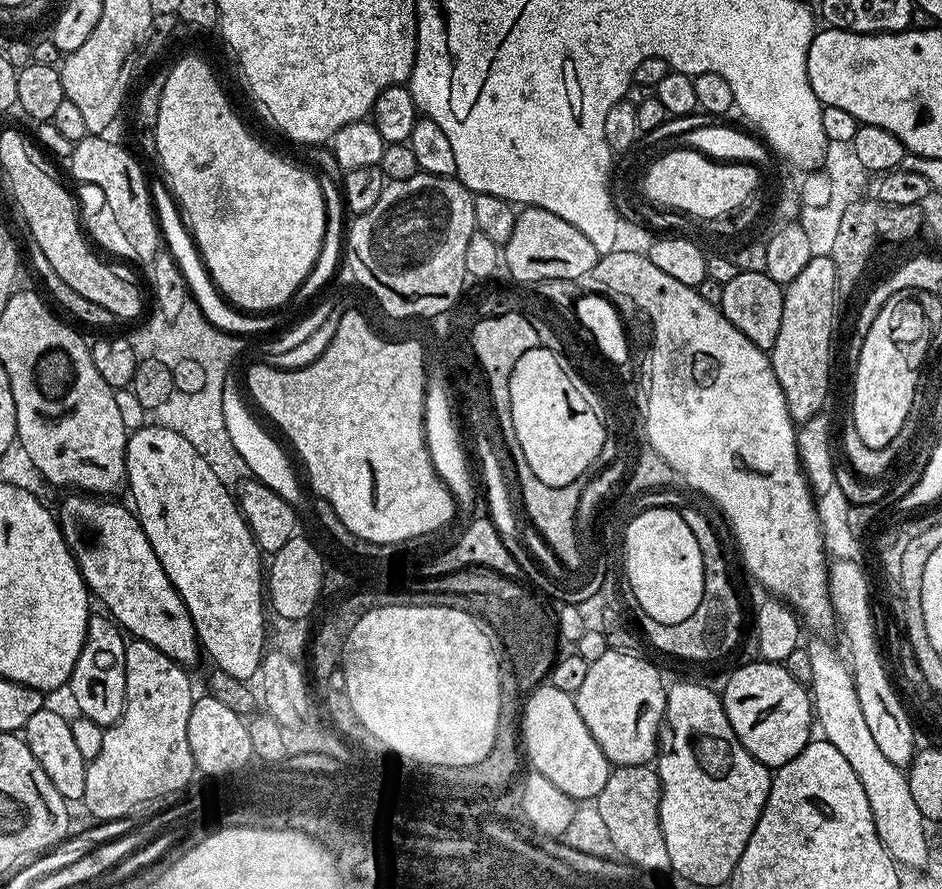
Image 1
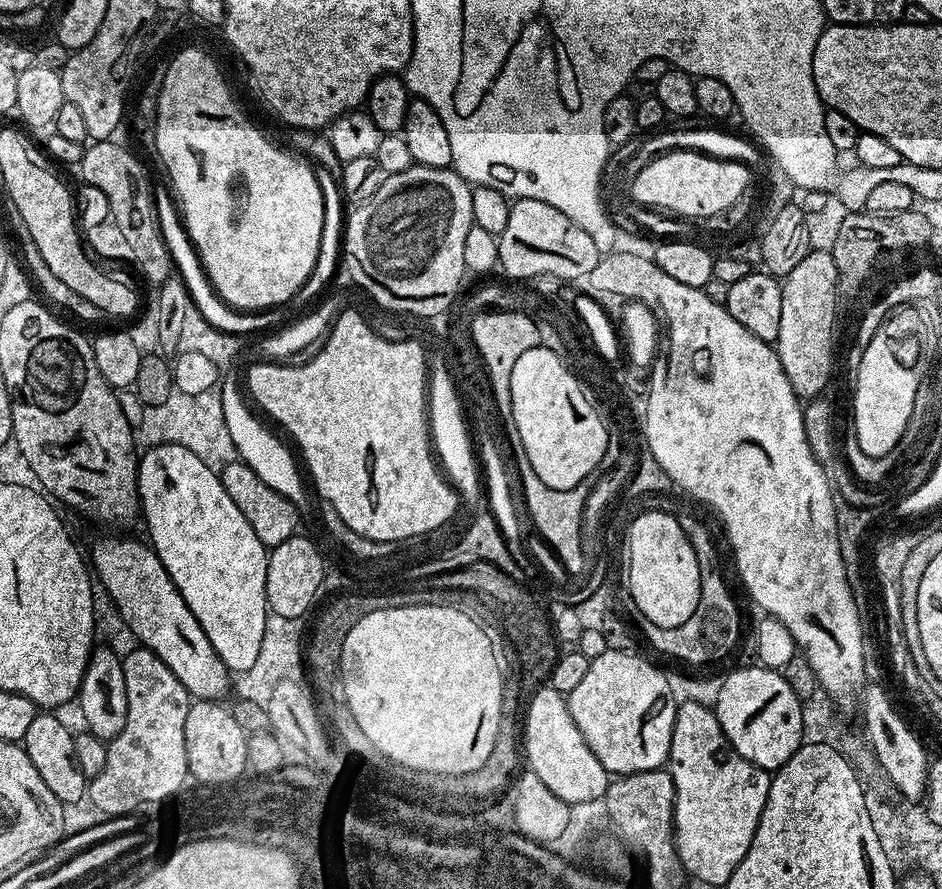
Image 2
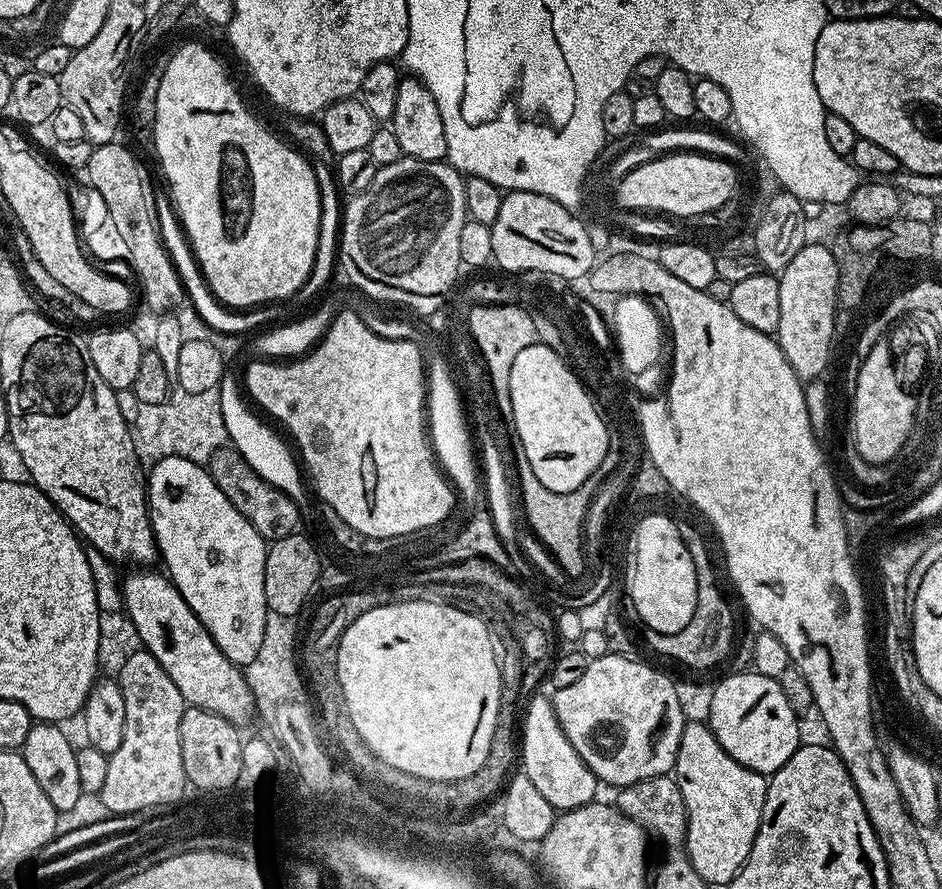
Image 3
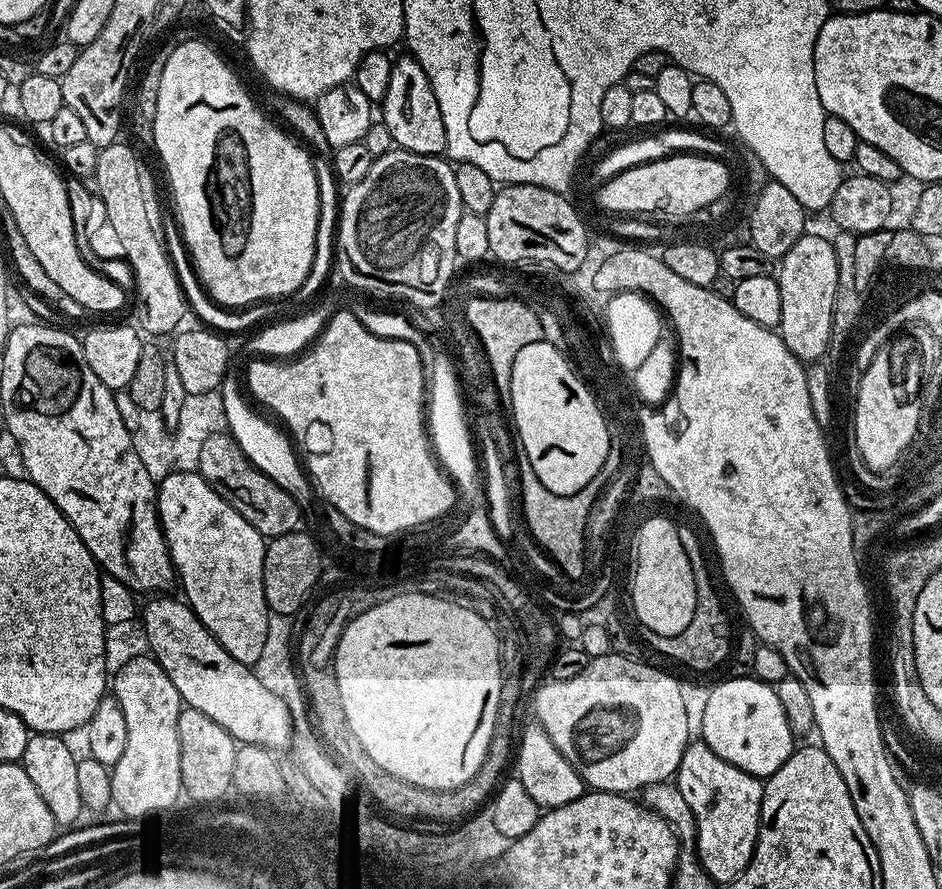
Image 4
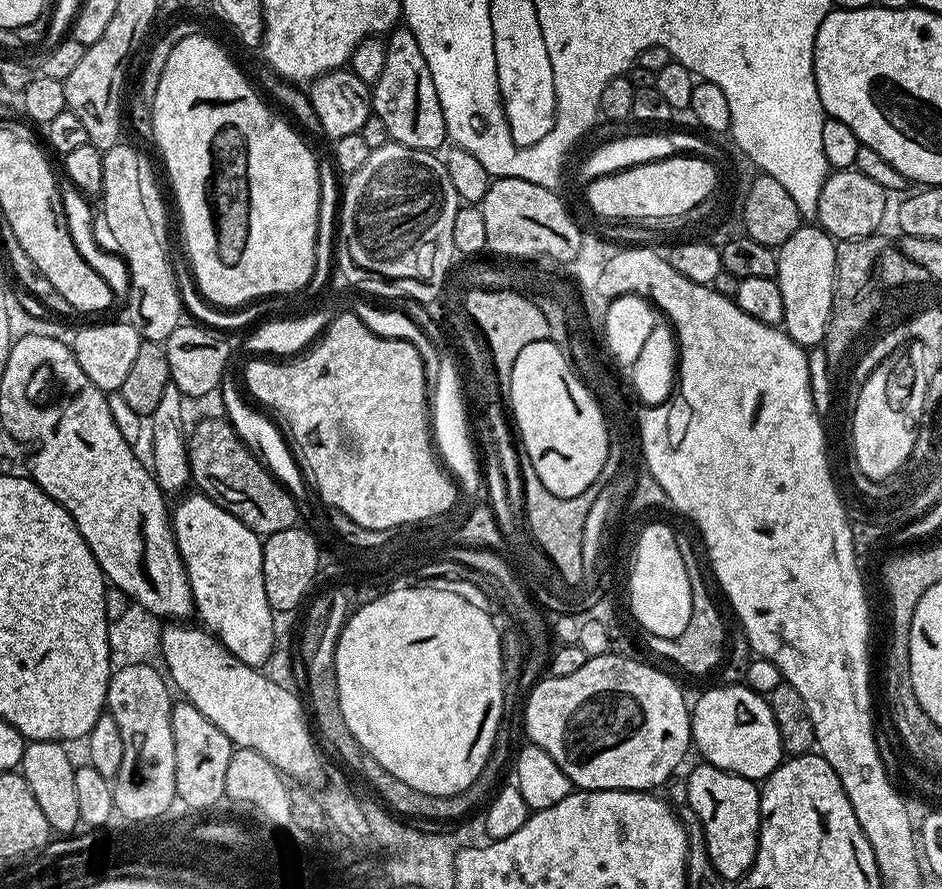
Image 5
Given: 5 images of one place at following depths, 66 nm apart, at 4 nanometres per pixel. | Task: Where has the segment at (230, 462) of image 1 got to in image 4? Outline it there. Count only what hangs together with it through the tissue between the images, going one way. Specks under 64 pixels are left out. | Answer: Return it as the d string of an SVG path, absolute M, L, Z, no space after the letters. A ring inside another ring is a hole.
M220 390L187 395L173 432L164 424L159 412L140 411L138 426L132 428L132 445L134 450L138 450L138 458L142 458L142 466L146 466L149 474L153 478L163 478L168 475L173 465L180 470L195 469L199 465L206 438L210 438L216 432L225 431L227 427L226 409L223 406L223 394Z

